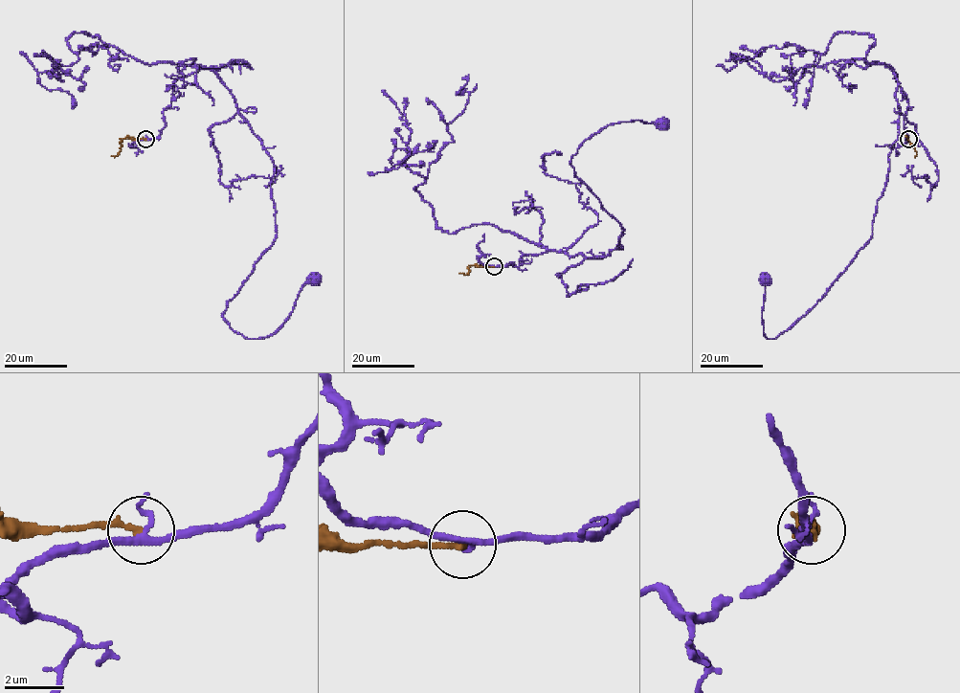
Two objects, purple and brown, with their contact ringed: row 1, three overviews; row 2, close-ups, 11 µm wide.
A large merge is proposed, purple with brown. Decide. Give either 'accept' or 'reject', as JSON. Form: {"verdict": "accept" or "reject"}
{"verdict": "reject"}

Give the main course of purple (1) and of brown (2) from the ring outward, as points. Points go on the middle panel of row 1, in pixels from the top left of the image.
1: (493, 266), (622, 247), (622, 226), (569, 161), (606, 126), (661, 122)
2: (493, 266), (470, 265), (467, 274), (459, 274)

